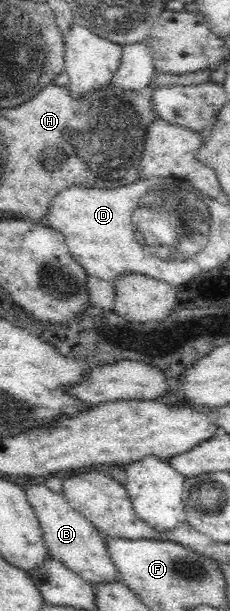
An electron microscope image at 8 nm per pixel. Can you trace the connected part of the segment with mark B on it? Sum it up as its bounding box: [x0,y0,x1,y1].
[20,479,121,585]

